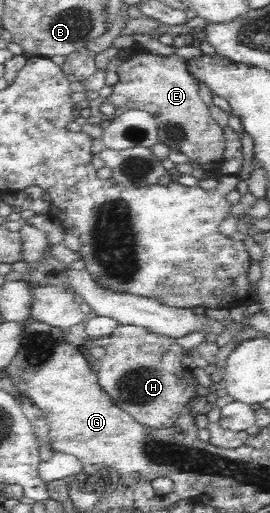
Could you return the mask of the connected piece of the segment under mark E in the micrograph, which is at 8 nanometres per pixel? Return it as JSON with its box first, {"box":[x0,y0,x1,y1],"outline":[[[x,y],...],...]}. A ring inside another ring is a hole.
{"box":[90,50,225,175],"outline":[[[137,50],[117,68],[119,81],[107,97],[99,97],[90,102],[92,116],[100,116],[101,104],[113,104],[115,113],[101,115],[112,121],[127,110],[145,110],[156,117],[157,142],[165,144],[170,151],[181,152],[195,166],[210,175],[217,170],[225,150],[225,135],[209,113],[209,107],[199,95],[199,78],[191,73],[187,60],[178,55],[162,57],[145,50]]]}

